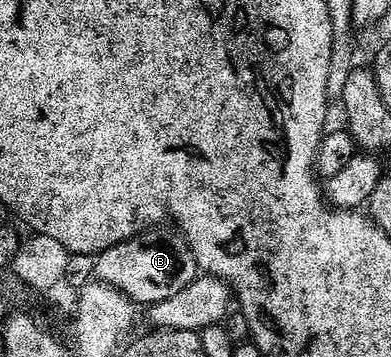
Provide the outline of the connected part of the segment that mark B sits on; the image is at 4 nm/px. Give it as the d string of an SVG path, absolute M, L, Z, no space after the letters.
M146 230L133 237L132 240L124 240L122 244L116 244L106 252L100 253L96 257L97 272L100 283L110 284L115 290L119 290L128 300L133 301L134 305L152 306L179 294L188 284L198 279L197 264L193 261L193 256L188 252L186 241L182 239L176 231L157 232L161 230Z

